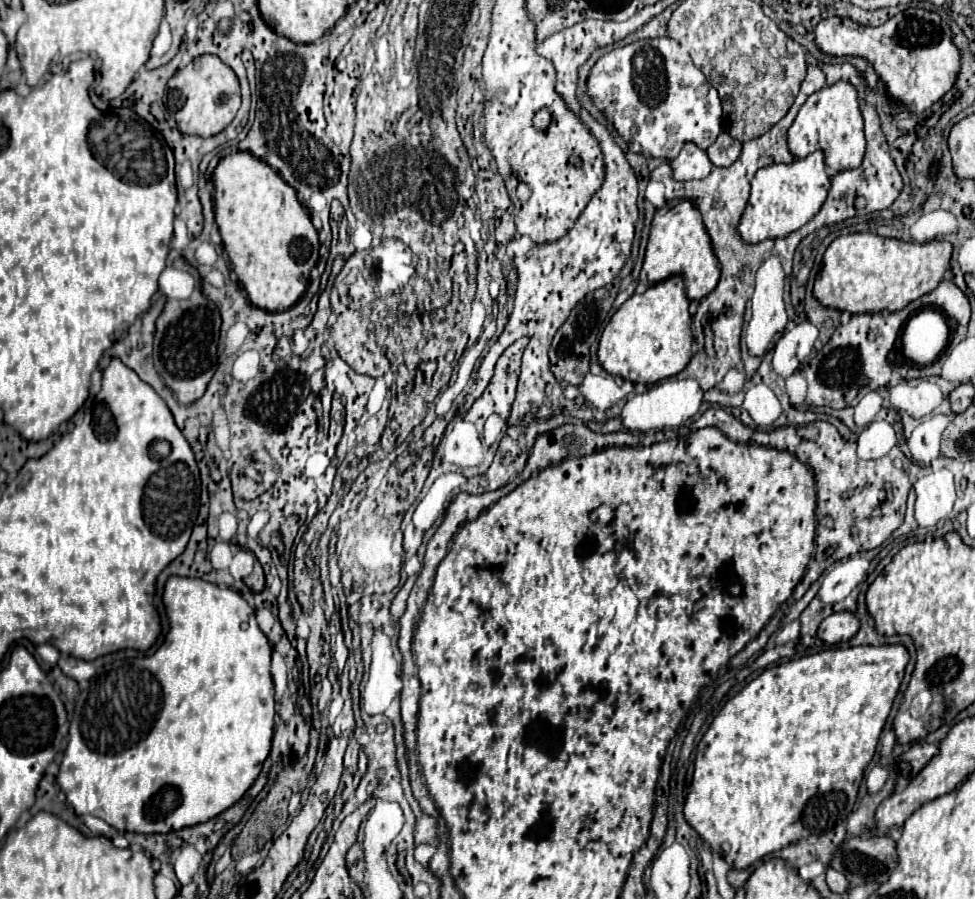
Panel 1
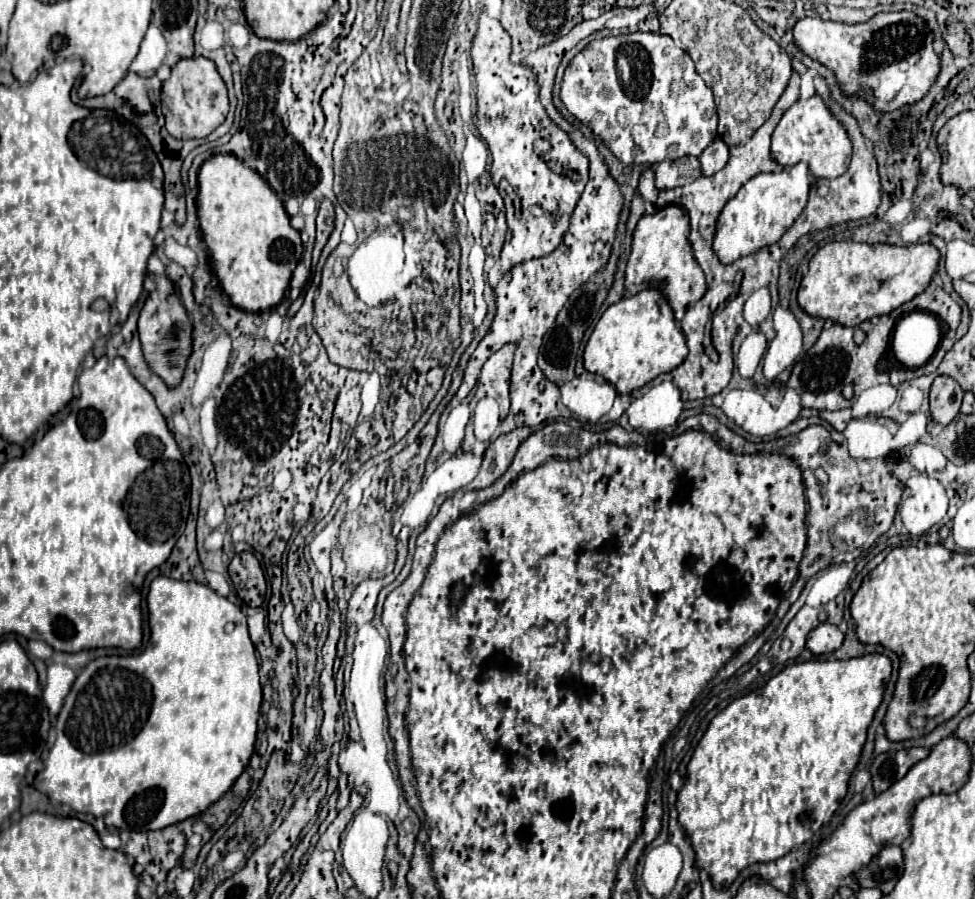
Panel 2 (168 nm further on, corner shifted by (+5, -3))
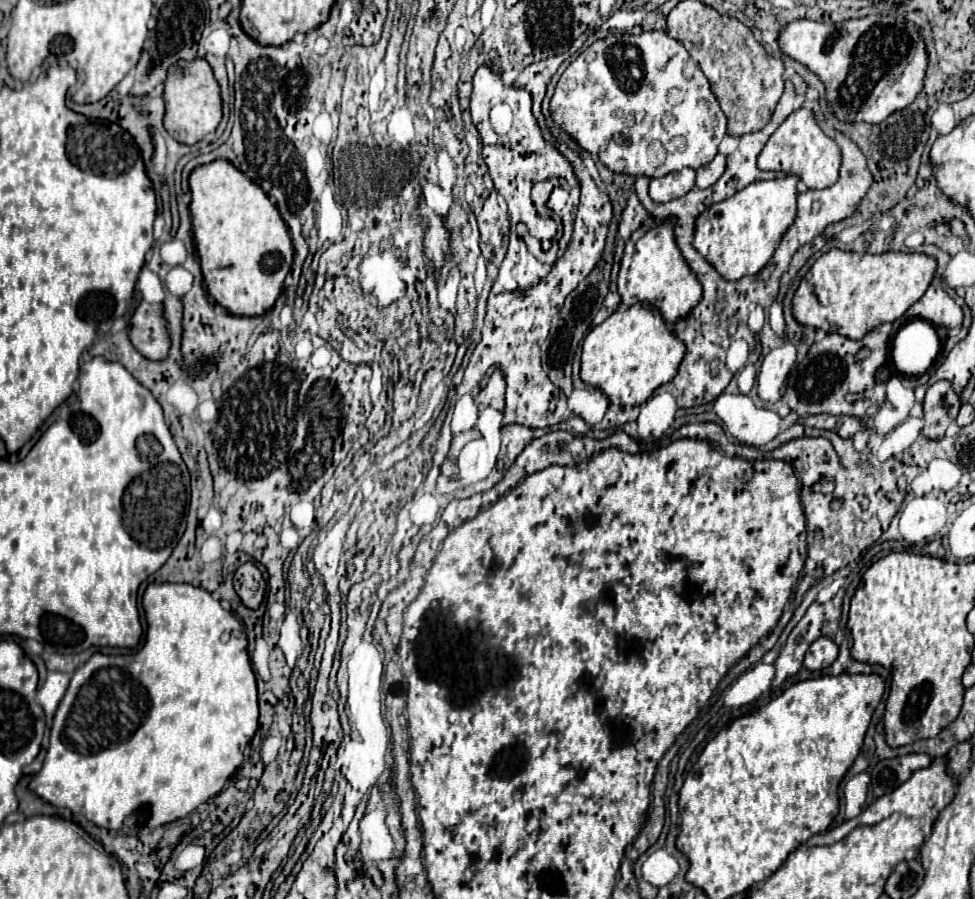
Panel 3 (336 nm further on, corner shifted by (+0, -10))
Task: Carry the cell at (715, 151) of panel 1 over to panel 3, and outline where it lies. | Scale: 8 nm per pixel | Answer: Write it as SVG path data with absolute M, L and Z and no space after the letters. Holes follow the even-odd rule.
M718 153L708 165L702 165L696 169L696 187L698 189L712 187L720 179L724 169L726 169L726 157Z

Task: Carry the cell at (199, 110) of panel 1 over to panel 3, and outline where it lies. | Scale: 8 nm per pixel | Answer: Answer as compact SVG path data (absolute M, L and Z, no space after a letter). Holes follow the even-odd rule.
M204 59L178 61L168 67L168 77L164 81L164 103L164 127L178 143L194 145L208 133L214 133L222 119L220 87L212 75L210 65Z

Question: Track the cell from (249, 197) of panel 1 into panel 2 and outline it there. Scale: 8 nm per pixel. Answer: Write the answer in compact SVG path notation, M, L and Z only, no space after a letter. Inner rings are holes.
M215 154L199 170L197 210L203 240L213 254L213 270L231 304L257 314L275 308L303 258L303 242L265 178L233 154Z

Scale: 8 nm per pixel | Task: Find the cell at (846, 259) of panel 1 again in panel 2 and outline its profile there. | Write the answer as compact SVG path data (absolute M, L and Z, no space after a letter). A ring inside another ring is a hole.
M829 242L817 250L817 254L809 262L809 272L803 276L799 286L799 306L817 318L831 318L843 326L857 326L873 316L883 316L909 302L925 286L929 286L933 274L939 264L939 250L933 244L913 244L913 246L891 246L891 244L861 244L861 242Z

